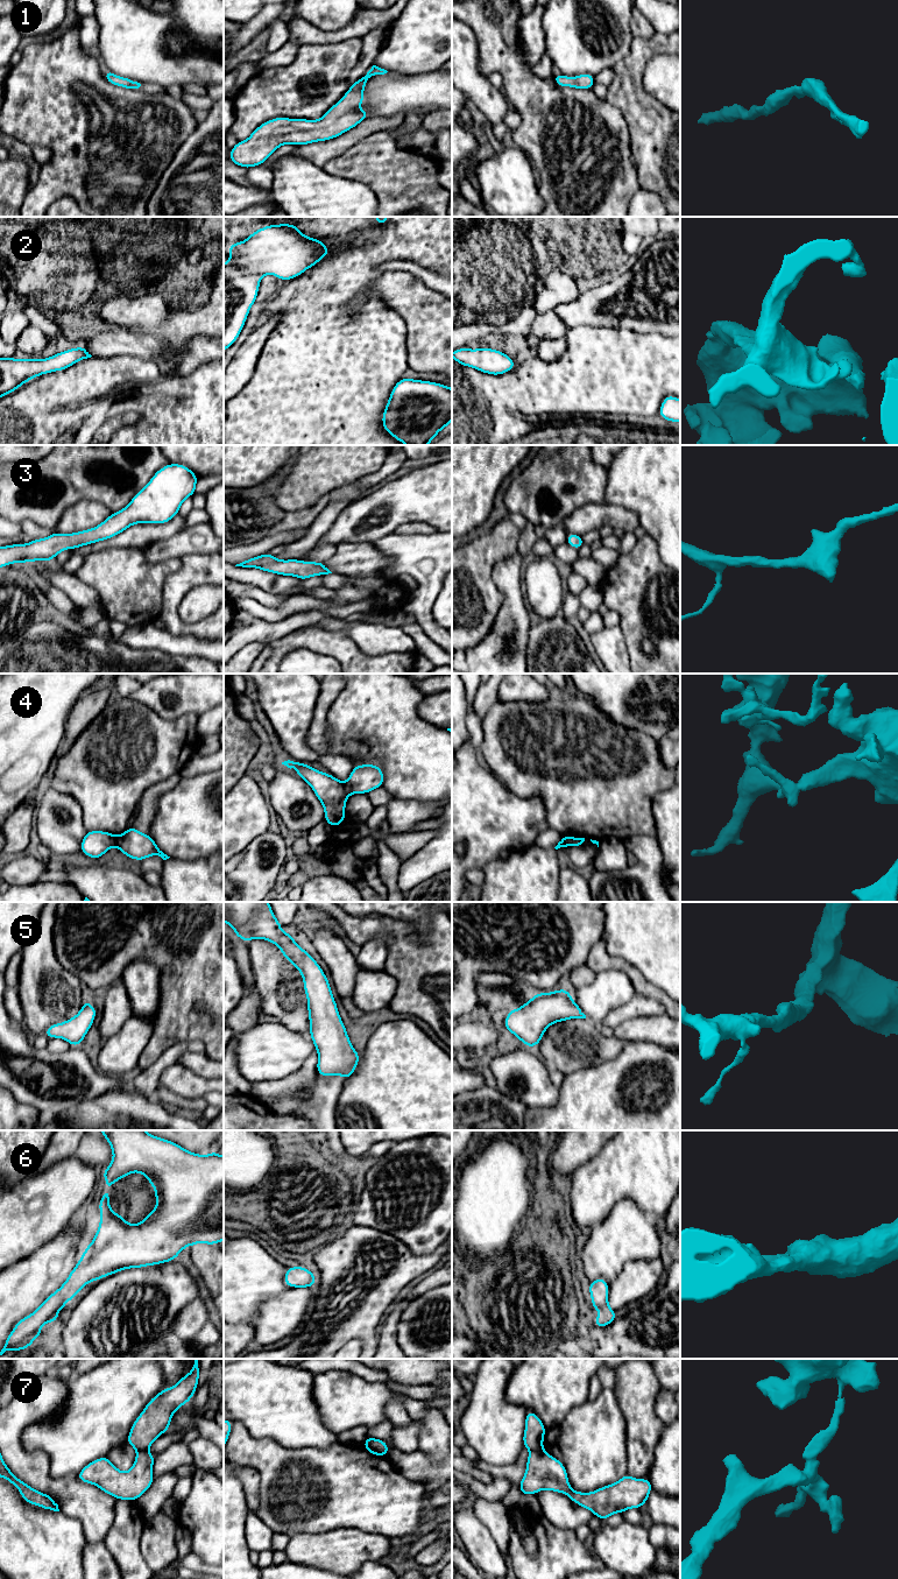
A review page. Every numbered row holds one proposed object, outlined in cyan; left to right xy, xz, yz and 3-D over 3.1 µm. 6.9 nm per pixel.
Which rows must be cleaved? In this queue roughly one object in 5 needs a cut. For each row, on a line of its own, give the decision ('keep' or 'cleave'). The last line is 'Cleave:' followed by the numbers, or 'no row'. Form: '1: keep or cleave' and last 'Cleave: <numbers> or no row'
1: keep
2: keep
3: keep
4: cleave
5: keep
6: keep
7: cleave
Cleave: 4, 7

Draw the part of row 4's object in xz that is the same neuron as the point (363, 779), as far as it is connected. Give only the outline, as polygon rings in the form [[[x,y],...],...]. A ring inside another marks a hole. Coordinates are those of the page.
[[[359,764],[353,768],[344,784],[348,795],[368,794],[381,788],[383,780],[384,775],[377,764]]]

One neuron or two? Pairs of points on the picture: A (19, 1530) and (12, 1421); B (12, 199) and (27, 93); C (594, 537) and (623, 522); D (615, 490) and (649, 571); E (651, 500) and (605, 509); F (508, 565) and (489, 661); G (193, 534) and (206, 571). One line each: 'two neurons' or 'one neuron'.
A: two neurons
B: two neurons
C: two neurons
D: two neurons
E: two neurons
F: one neuron
G: two neurons

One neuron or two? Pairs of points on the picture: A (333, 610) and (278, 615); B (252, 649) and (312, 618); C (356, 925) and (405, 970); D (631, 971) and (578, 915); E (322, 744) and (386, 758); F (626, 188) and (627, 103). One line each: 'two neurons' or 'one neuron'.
A: one neuron
B: two neurons
C: one neuron
D: two neurons
E: two neurons
F: two neurons

